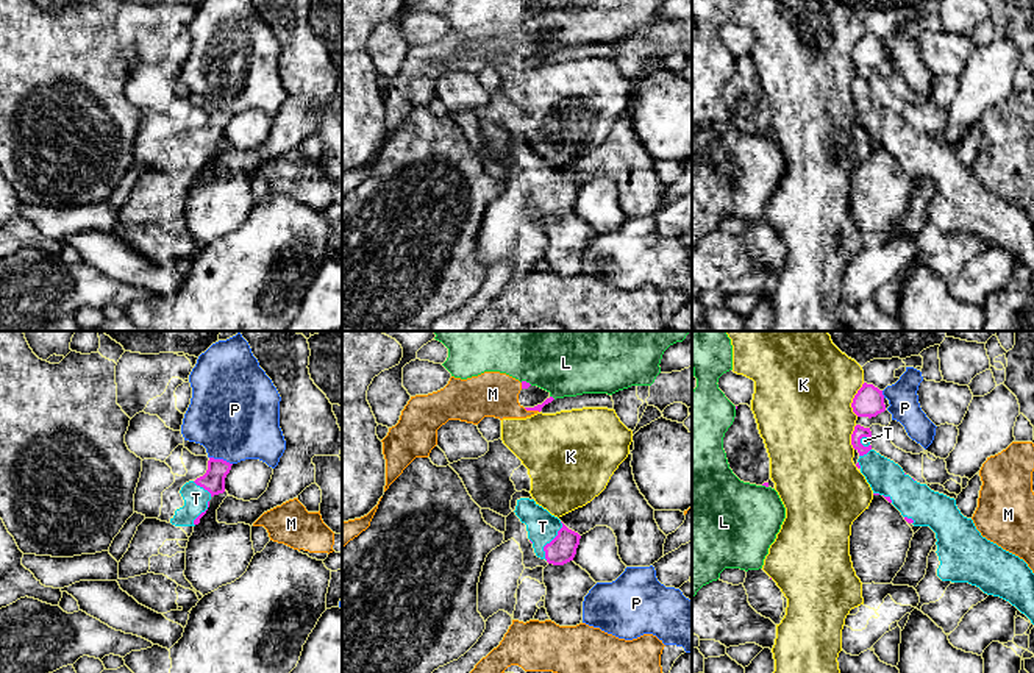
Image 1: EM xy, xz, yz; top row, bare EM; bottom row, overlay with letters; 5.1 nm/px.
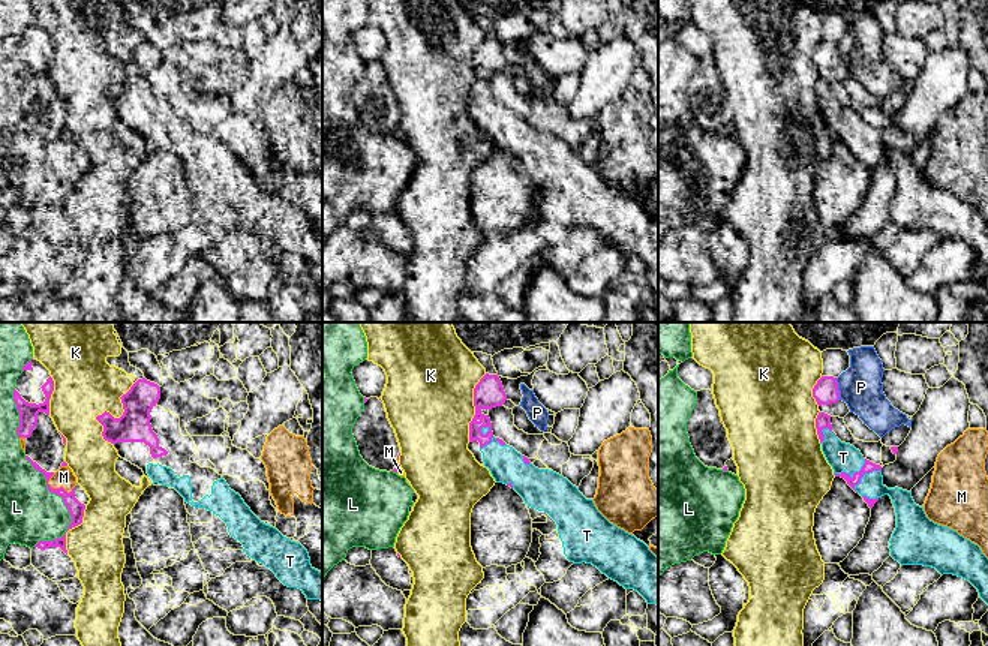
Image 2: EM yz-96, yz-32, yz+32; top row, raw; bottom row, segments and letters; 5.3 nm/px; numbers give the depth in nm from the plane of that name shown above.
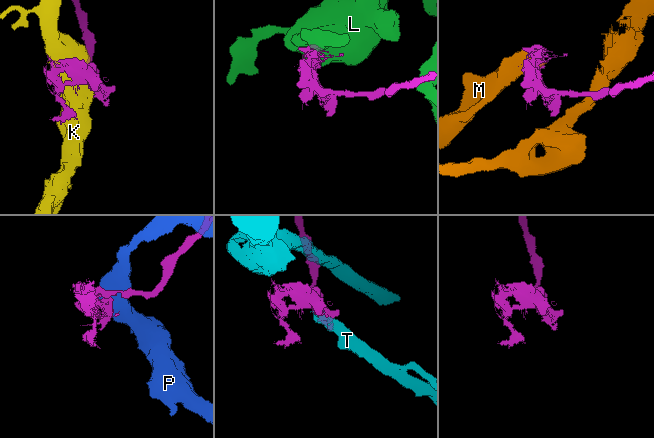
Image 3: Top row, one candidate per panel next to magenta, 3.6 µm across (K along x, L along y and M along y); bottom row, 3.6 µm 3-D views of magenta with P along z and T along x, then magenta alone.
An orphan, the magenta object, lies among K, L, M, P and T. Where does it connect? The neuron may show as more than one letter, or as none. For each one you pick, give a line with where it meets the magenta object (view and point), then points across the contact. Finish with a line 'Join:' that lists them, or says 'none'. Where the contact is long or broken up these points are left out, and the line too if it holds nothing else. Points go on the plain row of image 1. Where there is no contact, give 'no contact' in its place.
T: xz (552, 191)
Join: T

